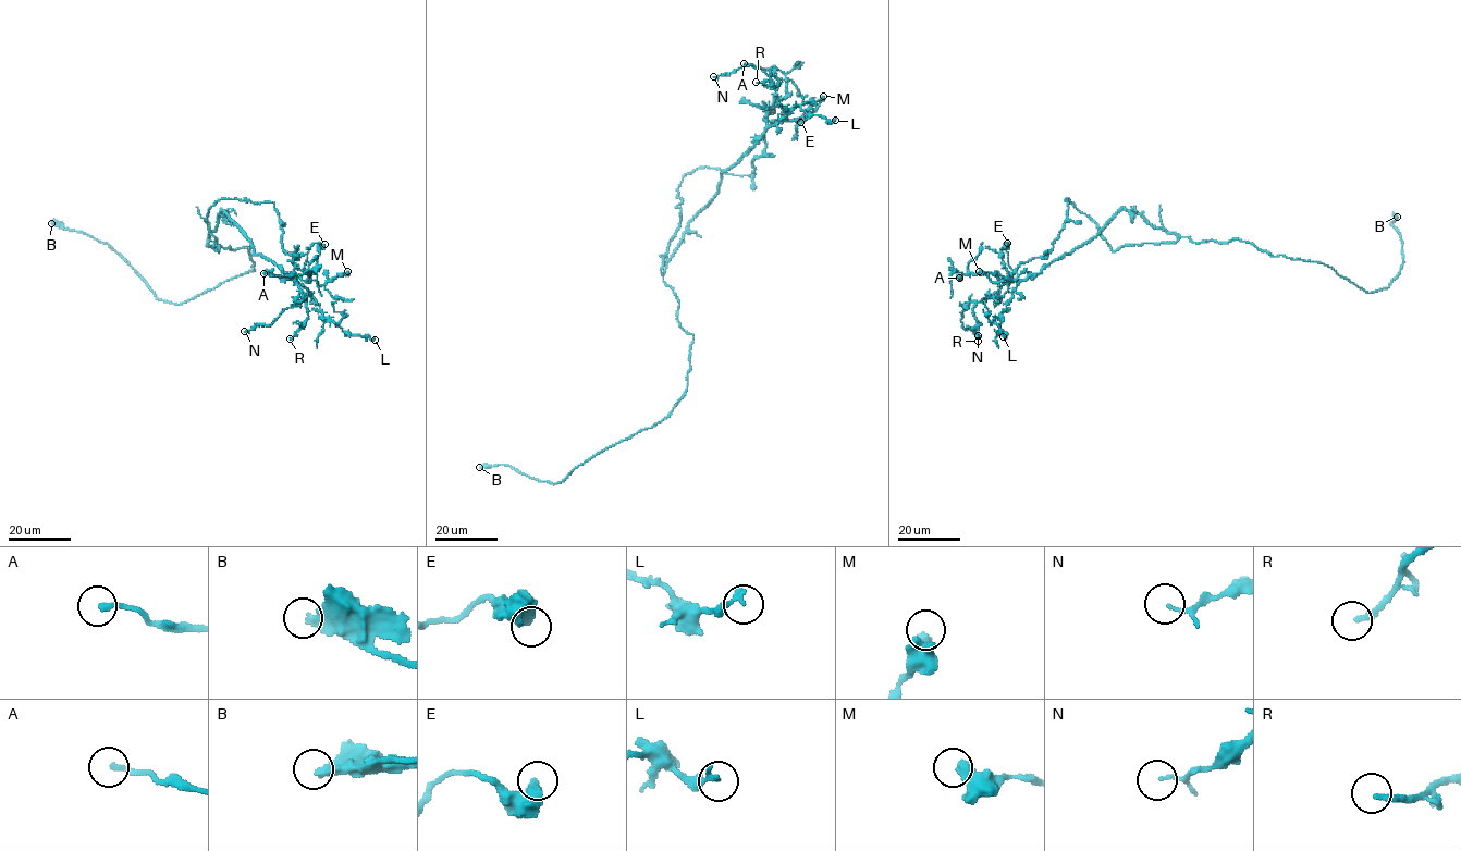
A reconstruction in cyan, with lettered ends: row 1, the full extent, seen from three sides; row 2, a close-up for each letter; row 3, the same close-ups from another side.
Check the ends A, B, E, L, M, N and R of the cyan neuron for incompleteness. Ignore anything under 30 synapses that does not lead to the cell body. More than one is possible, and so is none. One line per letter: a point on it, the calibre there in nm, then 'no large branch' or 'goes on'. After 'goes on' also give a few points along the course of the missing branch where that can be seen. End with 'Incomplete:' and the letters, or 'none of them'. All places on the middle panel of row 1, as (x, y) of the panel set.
A: (744, 63) | 190 nm | no large branch
B: (479, 467) | 400 nm | goes on | (479, 467), (464, 468), (457, 464)
E: (800, 122) | 440 nm | no large branch
L: (835, 120) | 240 nm | no large branch
M: (823, 96) | 440 nm | no large branch
N: (713, 76) | 80 nm | no large branch
R: (756, 82) | 200 nm | no large branch
Incomplete: B

